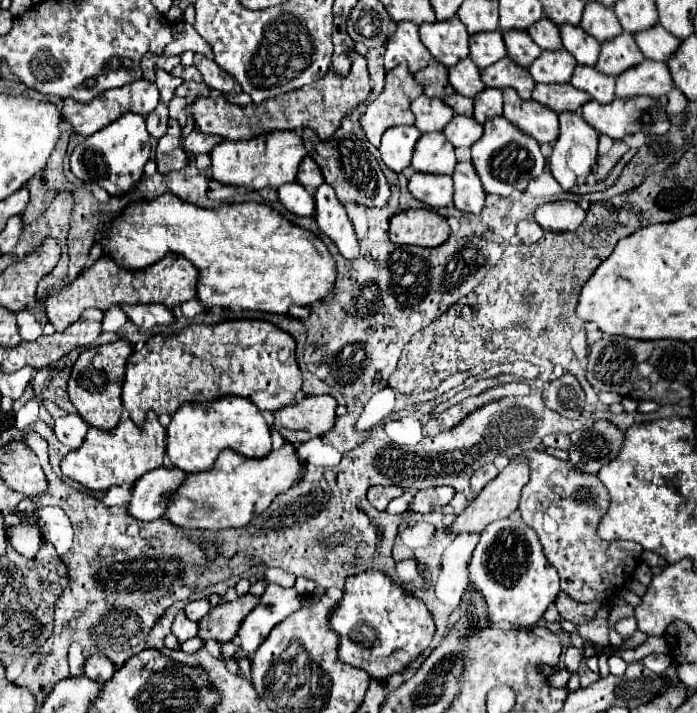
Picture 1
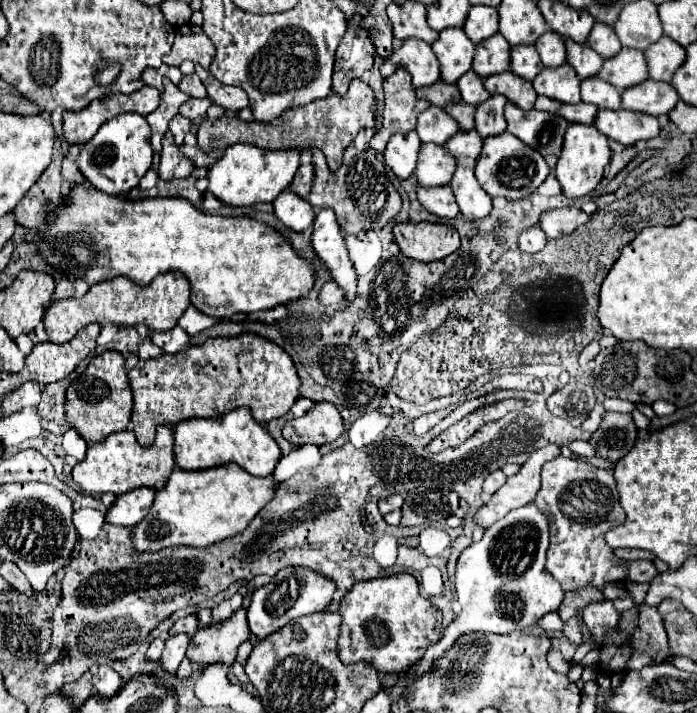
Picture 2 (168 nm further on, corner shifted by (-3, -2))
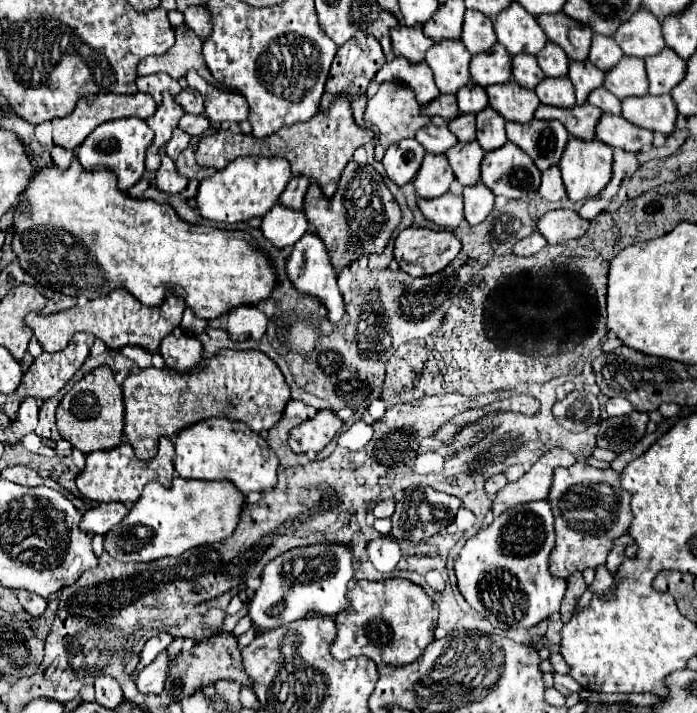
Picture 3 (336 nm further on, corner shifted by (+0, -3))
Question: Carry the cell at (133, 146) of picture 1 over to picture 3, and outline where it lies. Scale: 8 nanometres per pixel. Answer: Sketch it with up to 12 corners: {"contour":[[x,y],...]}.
{"contour":[[135,117],[97,126],[77,150],[85,170],[127,192],[145,172],[153,130]]}

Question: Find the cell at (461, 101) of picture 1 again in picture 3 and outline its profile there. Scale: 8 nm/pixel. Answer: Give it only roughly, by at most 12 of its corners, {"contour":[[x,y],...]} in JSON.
{"contour":[[459,114],[449,130],[459,142],[475,140],[475,114]]}

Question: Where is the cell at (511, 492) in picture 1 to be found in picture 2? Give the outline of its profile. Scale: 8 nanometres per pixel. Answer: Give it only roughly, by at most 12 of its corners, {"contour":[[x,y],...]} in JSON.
{"contour":[[560,447],[534,451],[520,471],[480,507],[474,523],[490,527],[512,509],[532,503],[542,465]]}

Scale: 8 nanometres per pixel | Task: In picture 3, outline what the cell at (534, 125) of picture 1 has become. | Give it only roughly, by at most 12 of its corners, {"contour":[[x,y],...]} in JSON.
{"contour":[[557,120],[507,122],[507,138],[545,172],[569,132]]}

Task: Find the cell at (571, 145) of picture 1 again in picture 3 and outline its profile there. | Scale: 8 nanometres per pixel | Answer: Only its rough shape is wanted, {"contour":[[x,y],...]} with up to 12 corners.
{"contour":[[571,138],[559,162],[573,202],[611,180],[613,148]]}

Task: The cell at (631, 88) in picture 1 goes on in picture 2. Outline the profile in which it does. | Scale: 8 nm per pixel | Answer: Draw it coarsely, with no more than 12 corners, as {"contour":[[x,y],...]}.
{"contour":[[646,79],[622,91],[622,107],[648,115],[674,109],[672,83]]}

